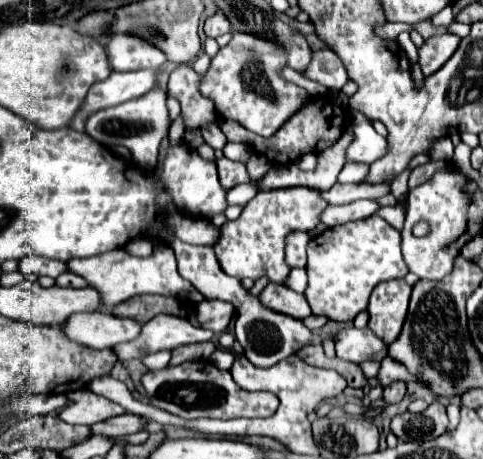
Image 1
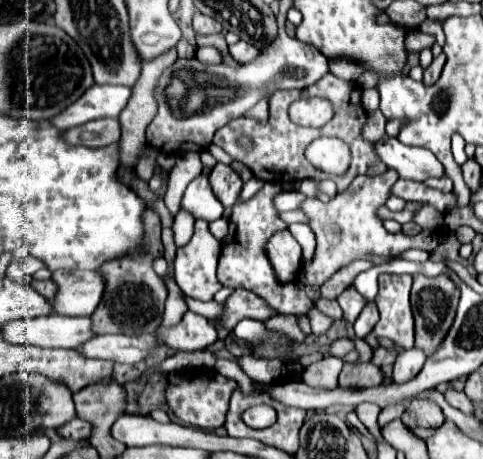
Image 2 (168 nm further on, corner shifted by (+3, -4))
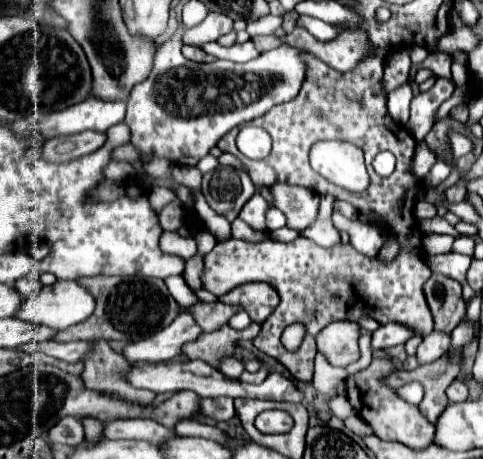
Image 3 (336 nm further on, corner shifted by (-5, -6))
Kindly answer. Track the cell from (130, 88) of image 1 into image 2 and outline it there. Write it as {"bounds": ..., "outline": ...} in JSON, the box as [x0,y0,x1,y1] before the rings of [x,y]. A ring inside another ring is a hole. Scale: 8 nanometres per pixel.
{"bounds":[50,86,132,130],"outline":[[[90,86],[76,104],[70,104],[60,116],[50,122],[60,130],[68,130],[98,118],[118,118],[122,108],[128,104],[132,90],[128,86]]]}

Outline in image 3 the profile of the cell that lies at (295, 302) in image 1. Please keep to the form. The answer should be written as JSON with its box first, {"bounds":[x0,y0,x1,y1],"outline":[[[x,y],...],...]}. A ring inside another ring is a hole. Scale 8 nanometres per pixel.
{"bounds":[188,302,244,332],"outline":[[[200,302],[192,308],[188,308],[188,312],[196,318],[198,326],[204,330],[204,332],[214,332],[214,330],[220,330],[222,326],[228,324],[228,320],[242,312],[244,308],[240,304],[224,304],[224,302],[214,302],[214,304],[206,304],[206,302]]]}

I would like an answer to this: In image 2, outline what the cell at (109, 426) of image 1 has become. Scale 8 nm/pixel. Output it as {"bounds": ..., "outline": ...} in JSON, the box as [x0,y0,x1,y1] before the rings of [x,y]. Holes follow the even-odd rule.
{"bounds":[56,418,90,440],"outline":[[[74,418],[68,424],[60,426],[56,430],[56,434],[60,438],[64,438],[64,440],[88,440],[88,436],[90,436],[90,424],[86,420]]]}

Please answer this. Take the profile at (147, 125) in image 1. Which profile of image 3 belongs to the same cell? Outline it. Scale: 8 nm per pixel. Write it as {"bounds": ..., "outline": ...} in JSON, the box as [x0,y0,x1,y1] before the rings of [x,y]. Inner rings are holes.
{"bounds":[44,130,106,162],"outline":[[[86,130],[82,134],[70,134],[70,136],[56,136],[44,142],[44,158],[48,162],[70,162],[74,158],[94,152],[96,148],[104,146],[104,142],[106,142],[106,134],[94,130]]]}

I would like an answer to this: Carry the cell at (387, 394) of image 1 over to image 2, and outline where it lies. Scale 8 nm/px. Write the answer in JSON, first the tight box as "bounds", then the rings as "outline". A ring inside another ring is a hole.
{"bounds":[392,348,428,382],"outline":[[[410,348],[410,350],[402,350],[396,364],[394,364],[394,374],[392,374],[392,382],[404,382],[404,380],[412,380],[424,366],[428,356],[424,356],[424,352],[420,352],[420,348]]]}

